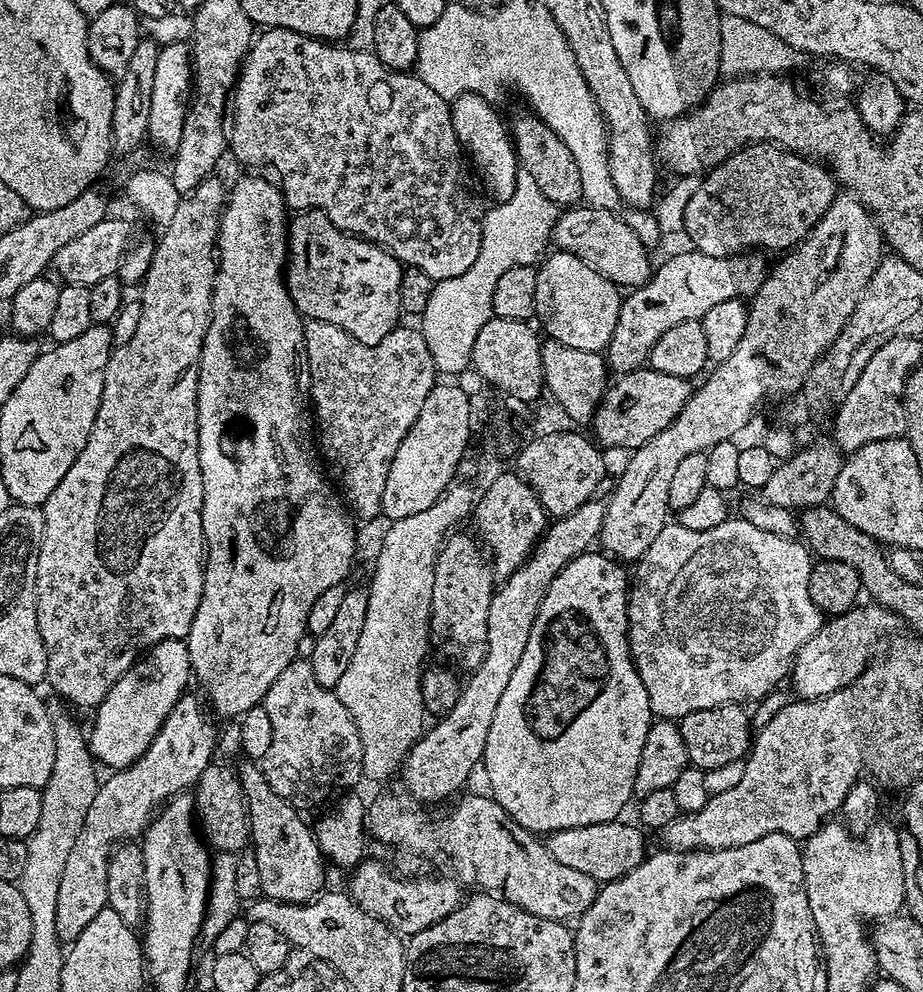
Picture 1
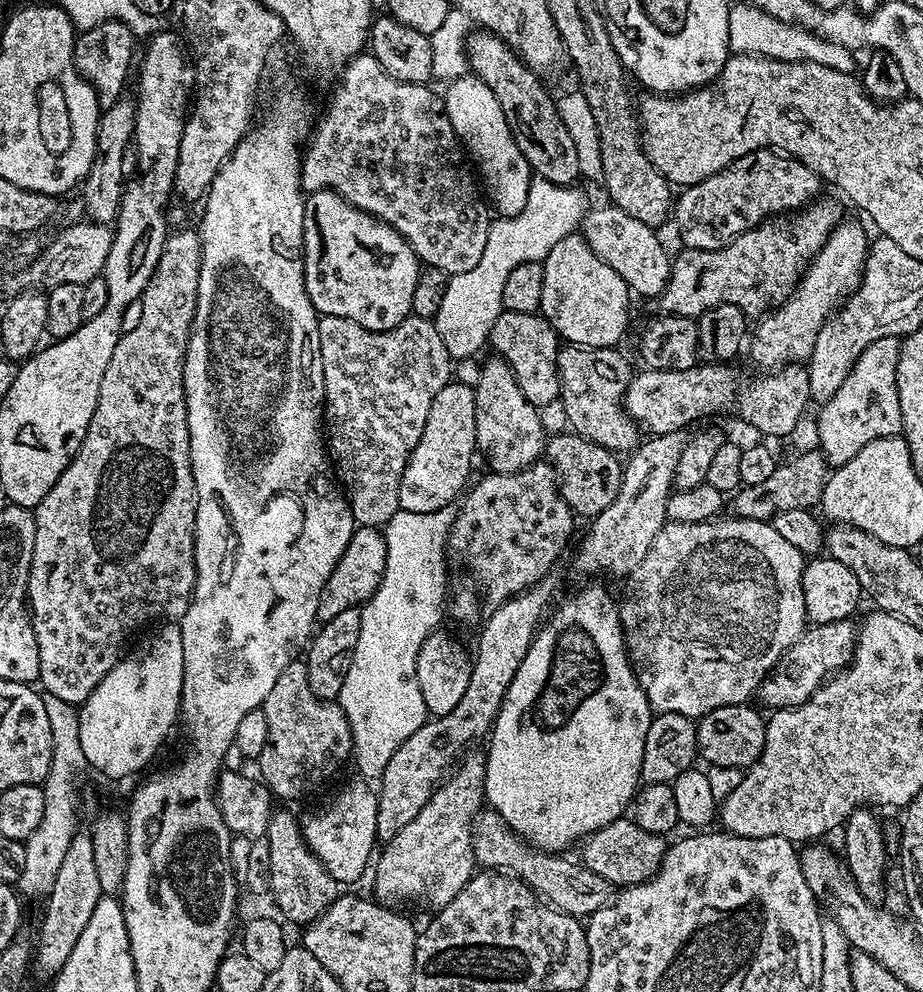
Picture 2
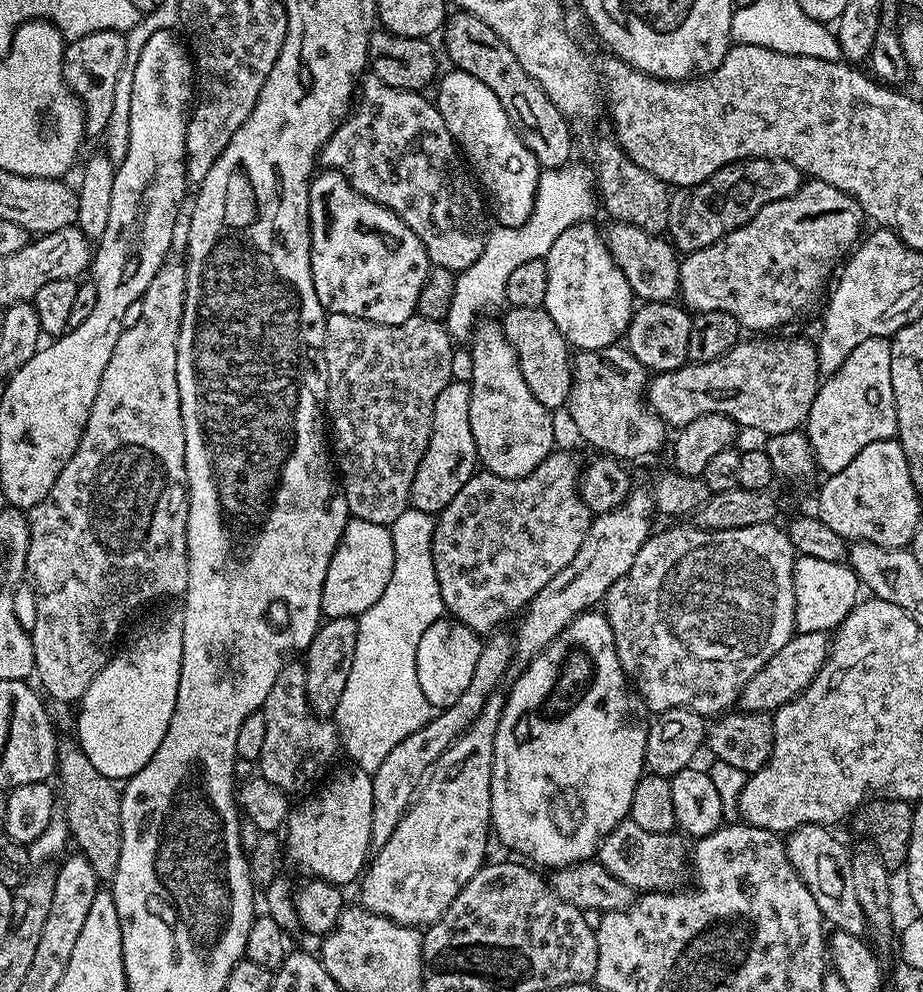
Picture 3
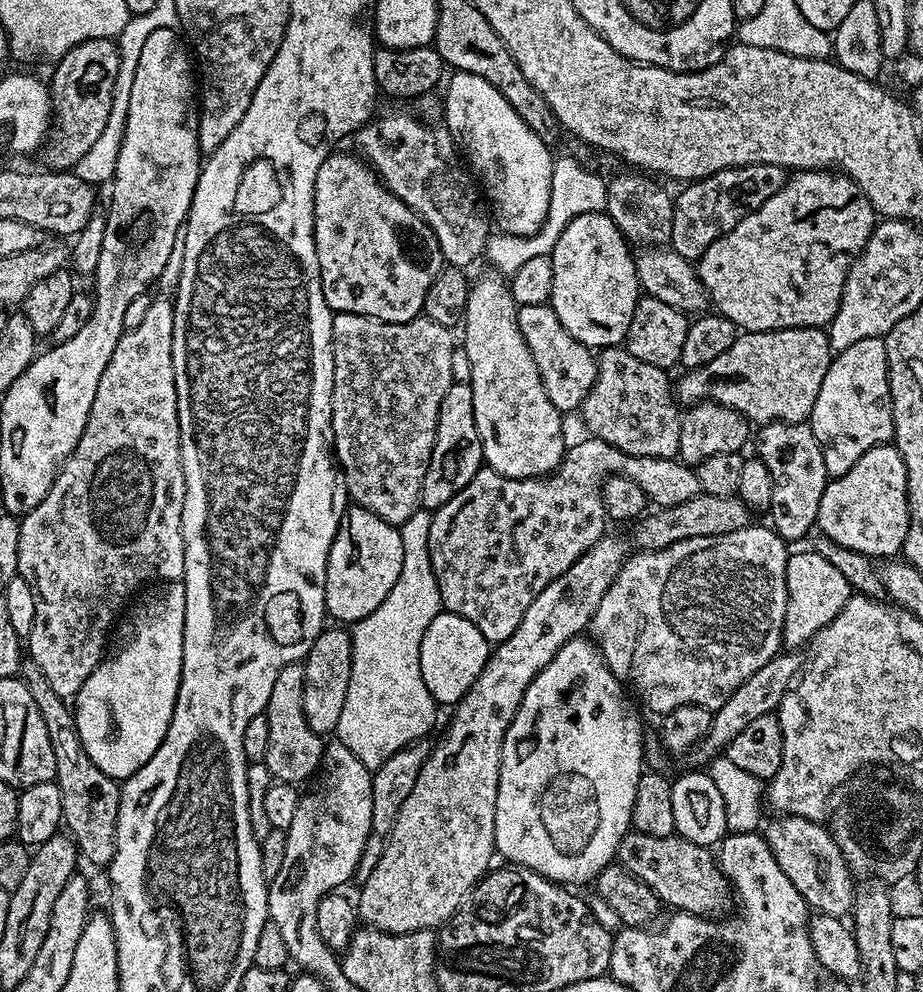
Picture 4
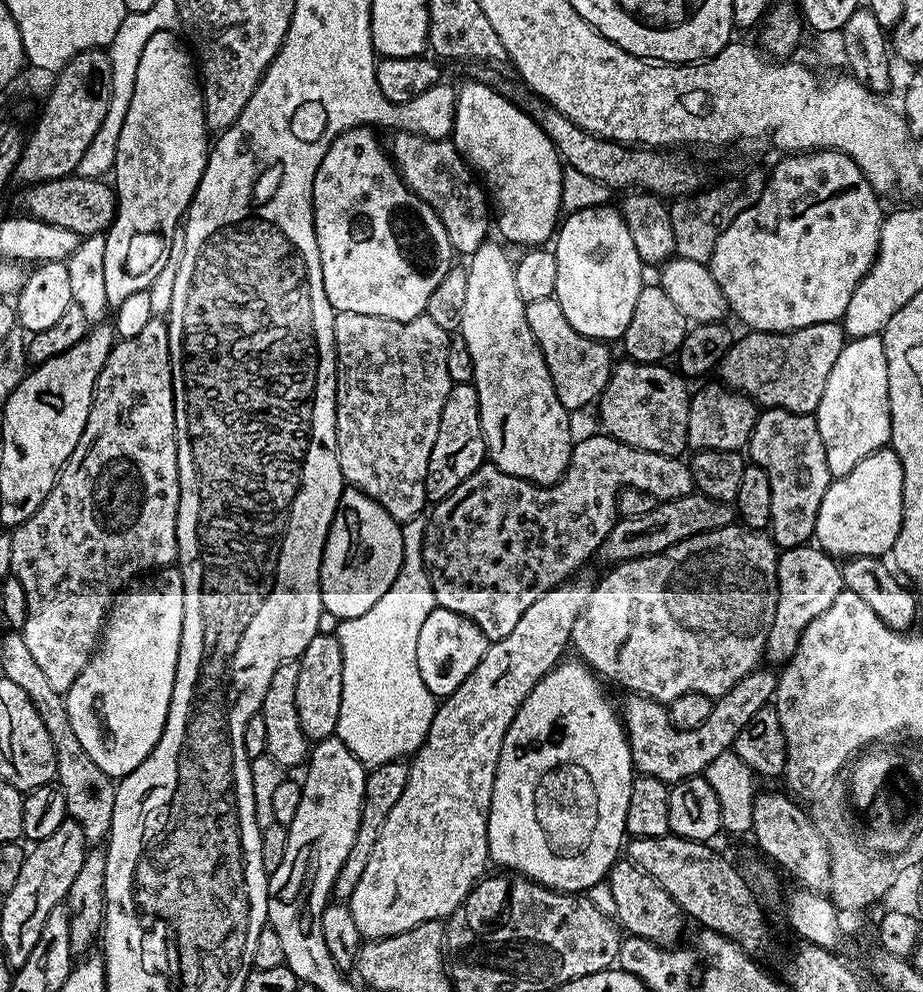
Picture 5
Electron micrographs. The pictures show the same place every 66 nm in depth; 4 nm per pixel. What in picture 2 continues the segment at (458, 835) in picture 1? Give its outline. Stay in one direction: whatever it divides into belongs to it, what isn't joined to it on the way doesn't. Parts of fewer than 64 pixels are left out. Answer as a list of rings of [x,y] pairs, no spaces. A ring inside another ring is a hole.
[[[491,810],[481,811],[476,817],[474,831],[472,833],[472,849],[476,855],[477,865],[484,870],[499,870],[504,874],[511,874],[524,881],[541,900],[577,918],[587,918],[597,912],[602,906],[606,906],[614,895],[613,885],[606,882],[606,878],[598,878],[594,870],[585,868],[583,864],[575,859],[567,860],[567,855],[541,852],[539,848],[527,844],[522,837],[513,832],[512,827],[507,824],[497,812]]]

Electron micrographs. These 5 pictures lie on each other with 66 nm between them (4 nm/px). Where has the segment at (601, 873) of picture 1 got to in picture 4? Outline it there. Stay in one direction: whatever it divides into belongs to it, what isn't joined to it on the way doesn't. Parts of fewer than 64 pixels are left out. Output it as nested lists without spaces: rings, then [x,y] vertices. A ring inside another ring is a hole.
[[[635,830],[628,831],[616,847],[616,860],[628,873],[650,886],[661,905],[677,912],[715,917],[729,911],[730,885],[720,873],[717,857],[711,851],[675,834],[651,837]]]

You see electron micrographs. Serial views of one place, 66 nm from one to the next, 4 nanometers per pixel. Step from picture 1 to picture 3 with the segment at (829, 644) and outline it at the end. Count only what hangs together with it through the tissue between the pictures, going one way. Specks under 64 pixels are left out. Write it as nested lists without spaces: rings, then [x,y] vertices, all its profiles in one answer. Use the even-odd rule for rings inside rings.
[[[827,632],[793,634],[786,646],[782,646],[782,650],[778,650],[778,654],[774,654],[774,658],[770,658],[770,662],[766,662],[766,666],[762,666],[762,670],[758,670],[750,682],[746,682],[738,701],[739,711],[772,714],[795,696],[801,696],[806,686],[814,682],[818,670],[822,670],[828,657],[829,643],[830,636]]]

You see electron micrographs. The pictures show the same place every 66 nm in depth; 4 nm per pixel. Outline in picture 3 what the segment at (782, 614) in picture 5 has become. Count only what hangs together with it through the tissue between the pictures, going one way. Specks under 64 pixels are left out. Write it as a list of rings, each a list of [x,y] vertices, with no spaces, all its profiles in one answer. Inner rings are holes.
[[[797,555],[794,562],[794,622],[796,632],[831,633],[851,614],[862,596],[856,571],[847,563]]]

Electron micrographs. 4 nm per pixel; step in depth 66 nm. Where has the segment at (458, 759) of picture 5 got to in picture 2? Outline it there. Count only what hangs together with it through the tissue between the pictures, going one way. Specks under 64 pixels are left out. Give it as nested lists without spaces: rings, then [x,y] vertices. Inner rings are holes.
[[[671,432],[661,436],[649,435],[627,457],[623,465],[622,486],[618,490],[618,498],[602,510],[589,524],[588,533],[580,544],[580,553],[576,556],[576,568],[585,572],[588,578],[596,578],[599,572],[608,576],[627,577],[635,570],[638,562],[646,558],[646,550],[654,546],[654,538],[662,530],[668,520],[666,502],[674,491],[672,479],[674,466],[678,466],[678,458],[682,458],[682,450],[686,446],[688,436],[684,432]],[[463,757],[464,765],[457,767],[433,792],[430,802],[418,810],[414,822],[402,826],[394,838],[383,845],[384,853],[375,861],[376,864],[376,893],[377,901],[388,906],[400,906],[396,904],[412,904],[417,900],[420,904],[429,904],[432,910],[445,908],[455,896],[470,882],[478,865],[476,855],[472,849],[473,825],[476,817],[485,807],[484,798],[484,761],[485,757]]]

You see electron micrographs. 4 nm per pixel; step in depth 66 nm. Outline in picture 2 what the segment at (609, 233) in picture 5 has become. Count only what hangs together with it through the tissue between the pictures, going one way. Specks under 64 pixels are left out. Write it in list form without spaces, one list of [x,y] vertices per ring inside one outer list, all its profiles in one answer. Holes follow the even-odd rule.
[[[571,234],[546,254],[542,261],[542,302],[539,315],[550,322],[561,341],[582,348],[610,348],[619,345],[628,328],[630,289],[610,266],[585,242],[583,235]]]

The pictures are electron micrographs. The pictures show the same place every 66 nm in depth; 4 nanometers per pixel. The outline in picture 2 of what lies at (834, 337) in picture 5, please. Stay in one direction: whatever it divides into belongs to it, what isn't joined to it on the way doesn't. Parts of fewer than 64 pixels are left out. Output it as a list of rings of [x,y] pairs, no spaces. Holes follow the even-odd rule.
[[[697,363],[690,370],[658,370],[648,368],[644,372],[637,371],[628,388],[624,392],[622,401],[624,411],[628,417],[636,423],[645,433],[661,436],[671,432],[684,432],[687,424],[692,424],[702,416],[708,416],[711,412],[736,412],[752,428],[757,428],[764,436],[788,436],[800,424],[800,415],[807,410],[812,400],[810,394],[810,378],[807,367],[800,364],[787,364],[785,368],[765,371],[756,374],[753,380],[743,380],[740,372],[731,363],[706,364]]]

